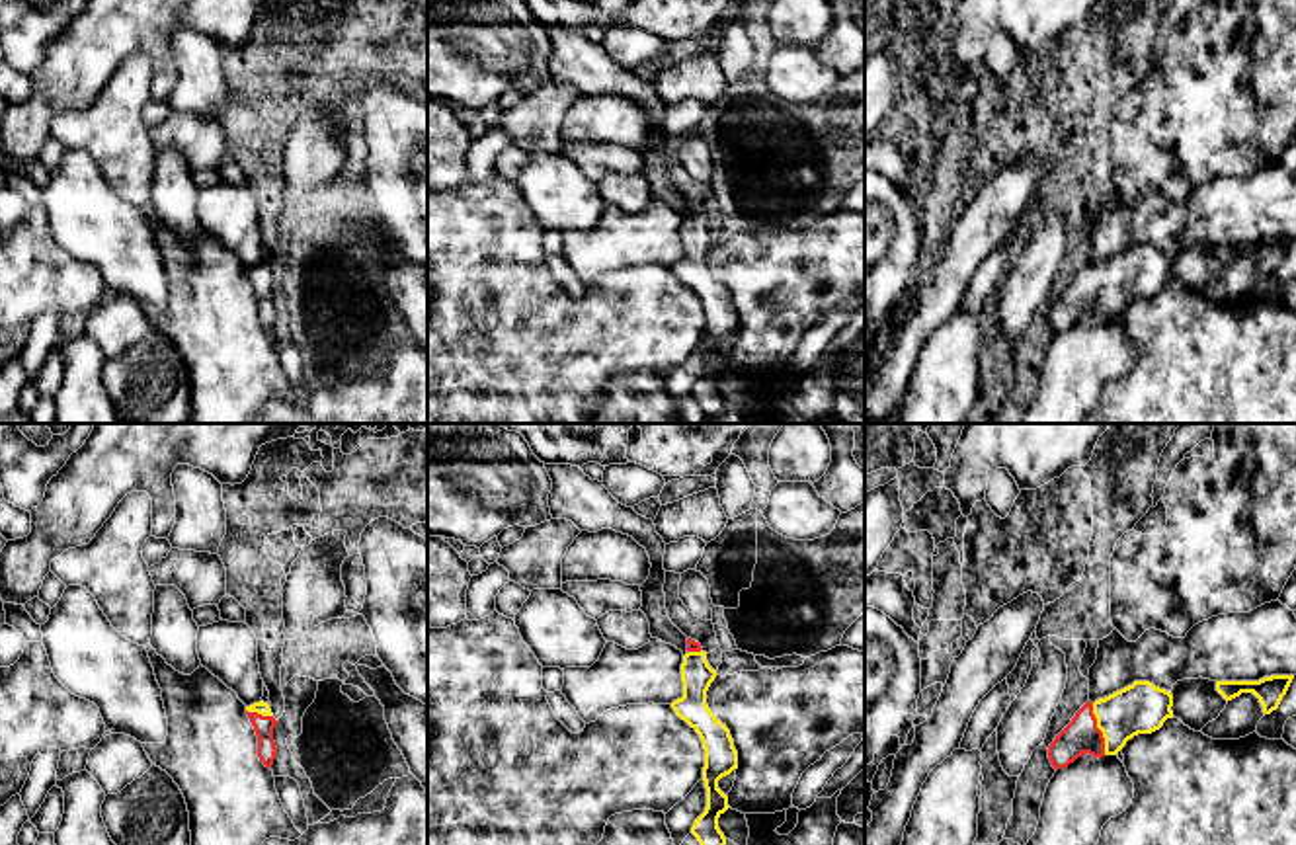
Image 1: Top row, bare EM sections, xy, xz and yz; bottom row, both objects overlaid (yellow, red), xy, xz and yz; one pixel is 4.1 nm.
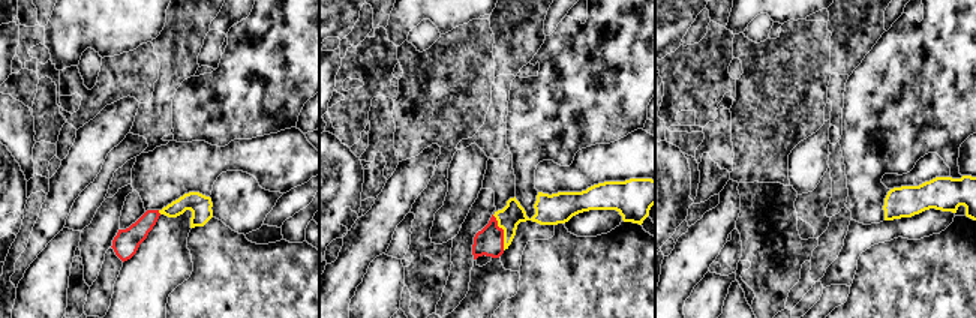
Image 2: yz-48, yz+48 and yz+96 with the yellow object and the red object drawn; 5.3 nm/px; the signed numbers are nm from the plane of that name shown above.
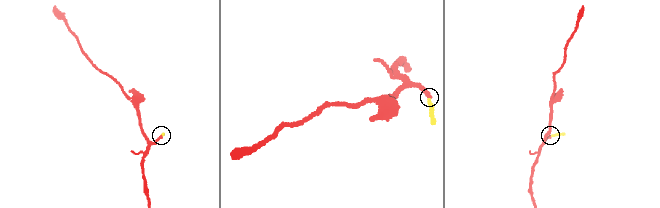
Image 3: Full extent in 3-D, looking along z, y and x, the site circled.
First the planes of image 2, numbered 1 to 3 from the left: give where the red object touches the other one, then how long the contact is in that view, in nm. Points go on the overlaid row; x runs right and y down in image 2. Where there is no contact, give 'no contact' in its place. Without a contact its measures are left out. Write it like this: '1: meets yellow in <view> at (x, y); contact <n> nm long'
1: meets yellow in yz-48 at (159, 212); contact 30 nm long
2: meets yellow in yz+48 at (504, 233); contact 200 nm long
3: no contact

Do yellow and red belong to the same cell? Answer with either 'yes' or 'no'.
yes

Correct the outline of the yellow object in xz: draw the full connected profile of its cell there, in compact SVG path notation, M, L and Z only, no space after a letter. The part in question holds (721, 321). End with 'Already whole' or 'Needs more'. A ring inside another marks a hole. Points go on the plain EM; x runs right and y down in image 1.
M687 201L687 217L681 226L683 260L673 263L671 271L699 297L705 312L703 343L707 351L707 371L695 382L691 396L707 418L718 418L726 408L718 381L730 369L728 359L718 351L718 343L738 332L738 314L730 293L707 267L707 254L714 240L716 234L709 228L707 215L699 205Z. Needs more

